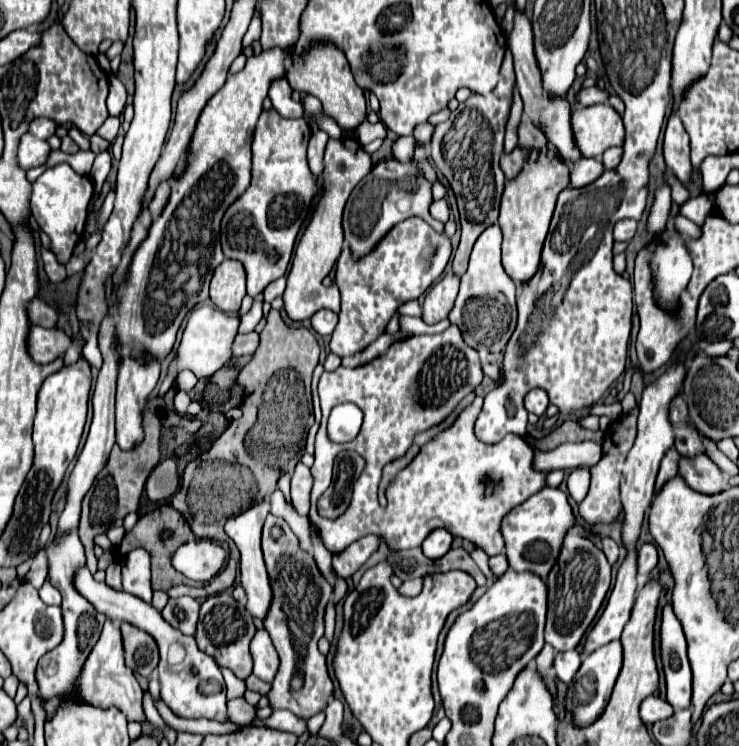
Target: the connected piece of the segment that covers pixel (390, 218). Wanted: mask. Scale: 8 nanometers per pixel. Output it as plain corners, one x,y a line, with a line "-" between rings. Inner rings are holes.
397,159
381,161
371,169
367,177
361,179
361,183
355,187
351,197
347,199
345,211
343,211
343,237
345,245
349,247
351,255
355,259
361,259
369,255
375,245
399,223
413,215
425,219
429,225
433,225
437,231
441,231
441,225
435,225
435,221
429,215
431,205
431,183
423,181
419,169
411,163
401,163

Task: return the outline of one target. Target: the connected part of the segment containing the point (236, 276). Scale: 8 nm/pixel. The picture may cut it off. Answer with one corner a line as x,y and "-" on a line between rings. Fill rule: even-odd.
225,259
215,271
209,285
209,299
227,313
237,313
241,299
245,297
245,273
243,265
233,259

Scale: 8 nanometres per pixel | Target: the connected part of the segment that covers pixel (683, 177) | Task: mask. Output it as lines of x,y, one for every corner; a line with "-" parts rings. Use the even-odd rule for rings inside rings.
673,111
667,121
663,153
665,153
667,167
675,173
675,177
683,183
691,183
695,169
689,161
689,141
687,141
687,133
683,129
683,123
677,111

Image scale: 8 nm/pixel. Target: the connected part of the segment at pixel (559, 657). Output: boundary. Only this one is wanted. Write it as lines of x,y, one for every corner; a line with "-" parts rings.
561,651
553,659
553,669
563,683
569,683
581,665
581,655
577,651

